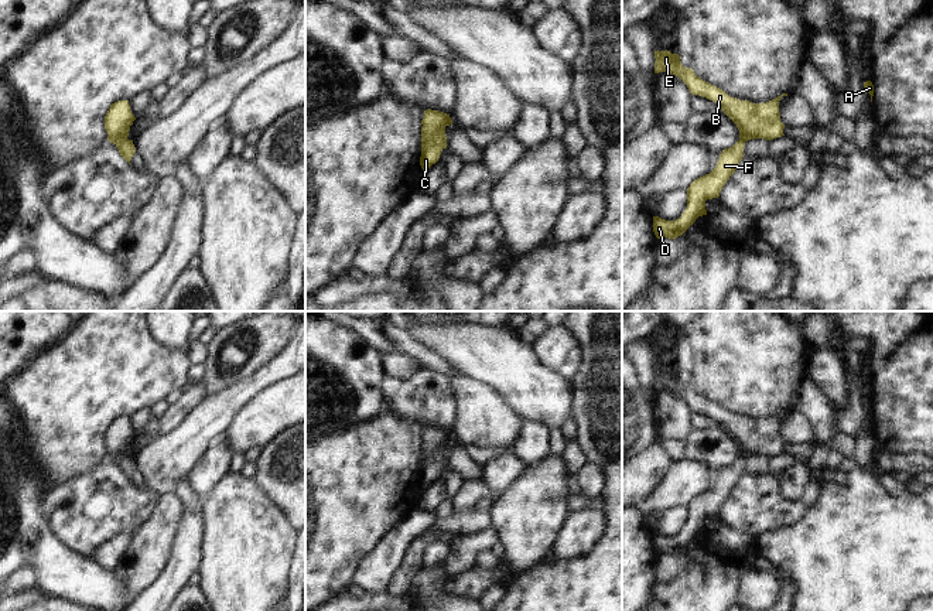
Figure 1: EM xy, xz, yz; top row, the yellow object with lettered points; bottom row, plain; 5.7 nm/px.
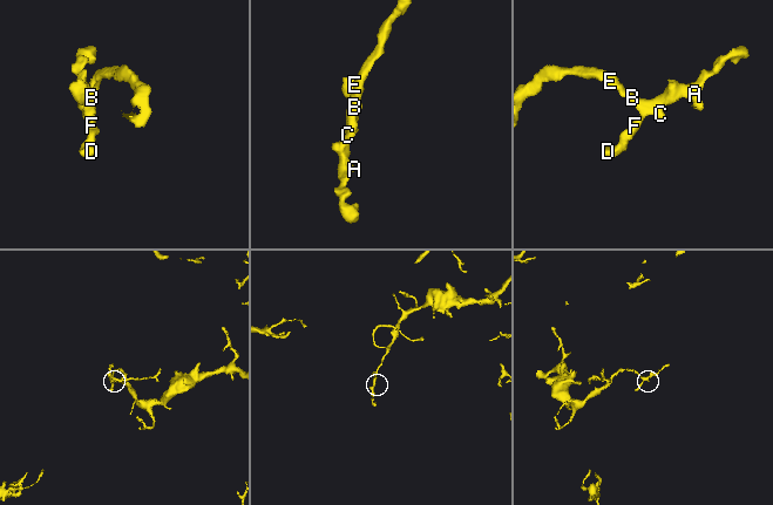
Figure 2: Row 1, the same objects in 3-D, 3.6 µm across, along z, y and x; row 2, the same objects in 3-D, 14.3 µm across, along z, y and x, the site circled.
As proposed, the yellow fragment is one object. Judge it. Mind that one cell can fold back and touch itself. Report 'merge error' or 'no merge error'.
no merge error

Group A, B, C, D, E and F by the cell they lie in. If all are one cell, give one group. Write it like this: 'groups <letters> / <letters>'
groups A B C D E F

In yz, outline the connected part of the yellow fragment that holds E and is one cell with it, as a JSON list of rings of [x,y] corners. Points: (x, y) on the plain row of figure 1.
[[[655,368],[655,390],[667,389],[679,393],[691,412],[707,414],[721,423],[721,427],[737,441],[739,457],[729,465],[722,467],[715,485],[687,505],[687,525],[676,537],[653,533],[653,549],[657,556],[676,556],[681,553],[698,533],[707,532],[705,518],[718,515],[722,504],[735,489],[744,474],[748,457],[773,457],[782,454],[785,441],[780,438],[779,417],[783,410],[765,420],[752,420],[731,414],[722,406],[698,395],[691,385],[684,385],[680,372],[670,368]]]

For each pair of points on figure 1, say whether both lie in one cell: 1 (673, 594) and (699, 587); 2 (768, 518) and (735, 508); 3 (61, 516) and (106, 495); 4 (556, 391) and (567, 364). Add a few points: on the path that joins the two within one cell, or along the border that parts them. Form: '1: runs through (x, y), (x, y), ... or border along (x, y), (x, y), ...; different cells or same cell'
1: runs through (679, 594), (693, 593); same cell
2: runs through (759, 509), (744, 508); same cell
3: runs through (72, 511), (86, 511), (95, 505); same cell
4: border along (536, 357), (546, 368), (568, 379); different cells

